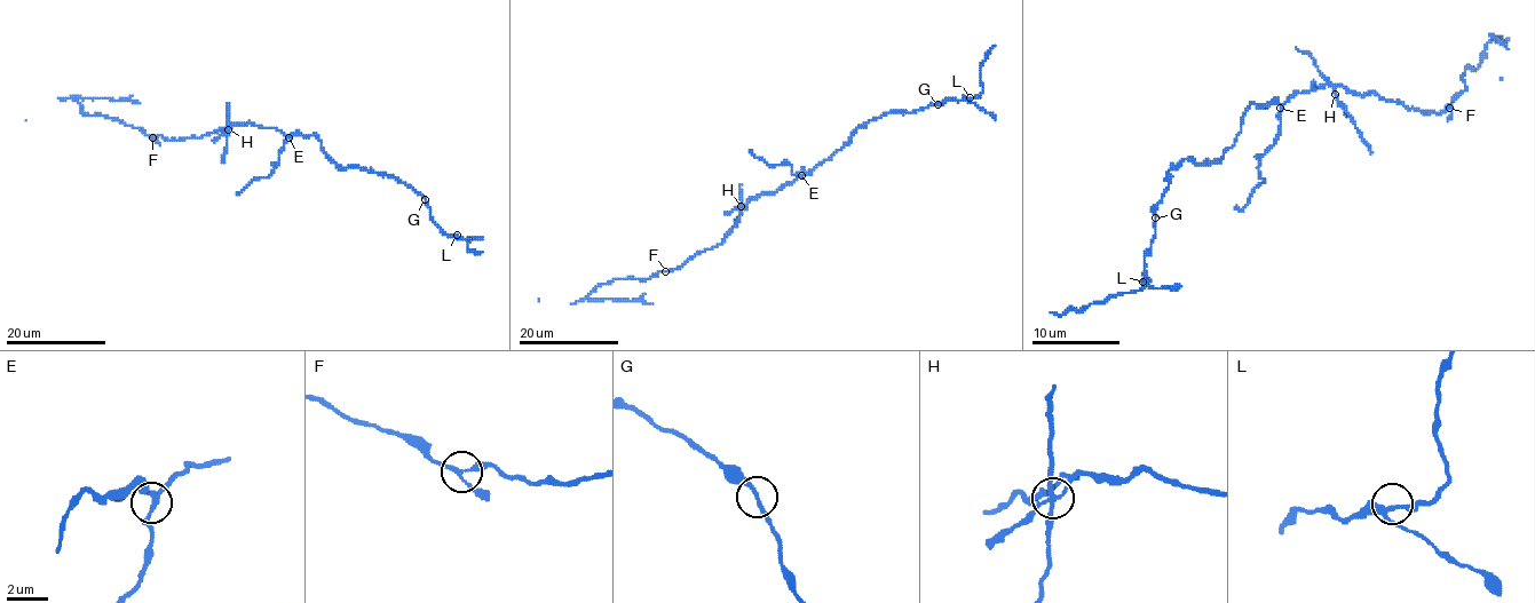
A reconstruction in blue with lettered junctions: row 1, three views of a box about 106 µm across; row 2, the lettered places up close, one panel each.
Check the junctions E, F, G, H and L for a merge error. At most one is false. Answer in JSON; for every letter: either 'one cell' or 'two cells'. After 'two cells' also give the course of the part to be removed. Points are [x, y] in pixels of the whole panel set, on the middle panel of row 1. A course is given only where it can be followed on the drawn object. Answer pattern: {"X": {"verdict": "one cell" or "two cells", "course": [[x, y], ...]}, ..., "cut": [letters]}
{"E": {"verdict": "one cell"}, "F": {"verdict": "one cell"}, "G": {"verdict": "one cell"}, "H": {"verdict": "two cells", "course": [[742, 206], [736, 225]]}, "L": {"verdict": "one cell"}, "cut": ["H"]}

